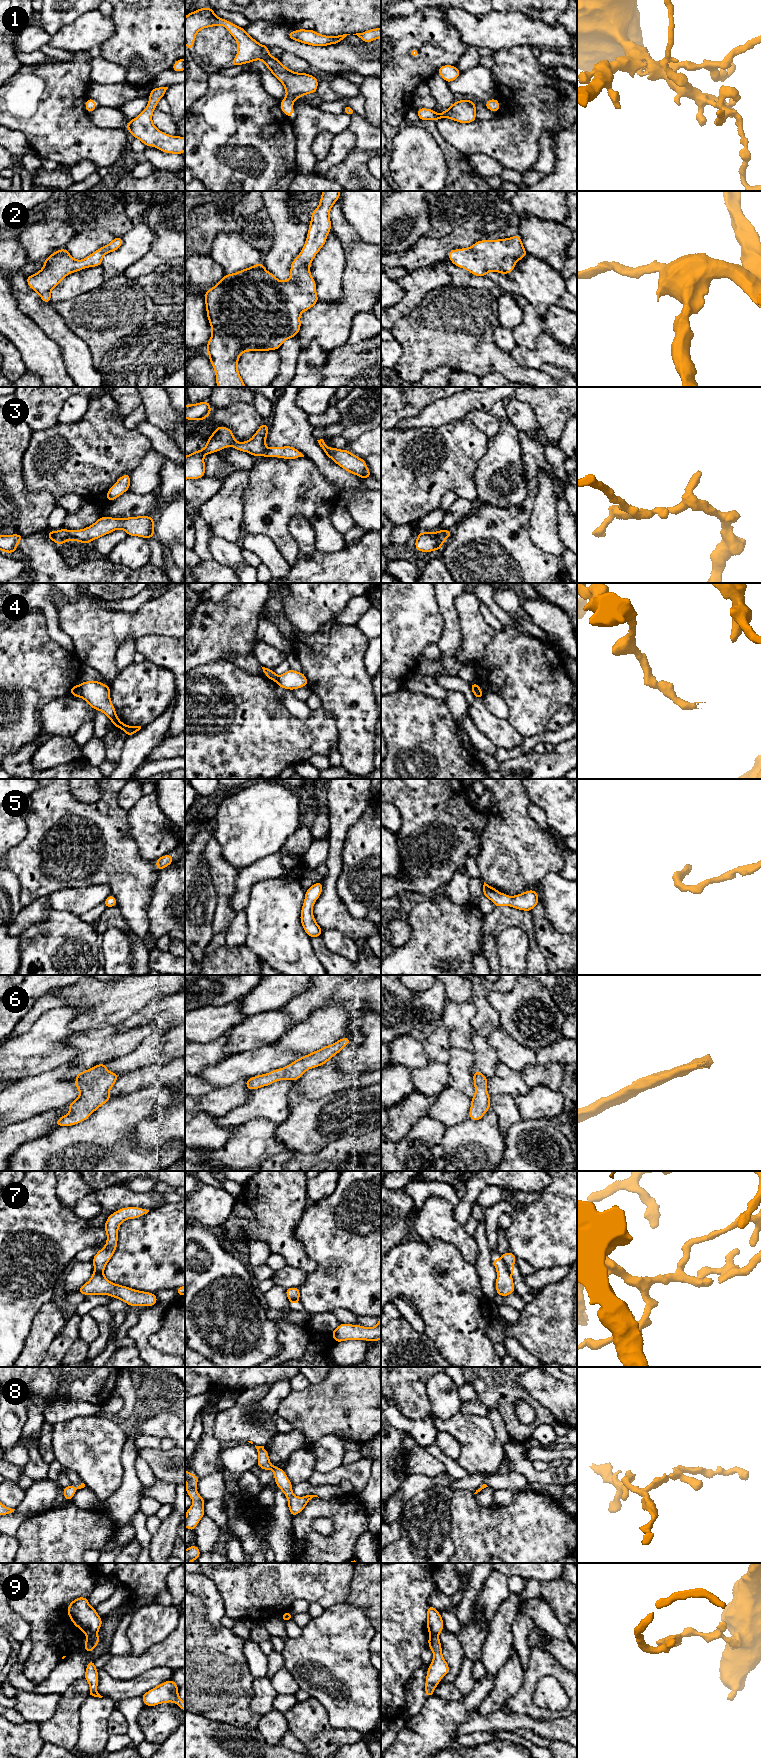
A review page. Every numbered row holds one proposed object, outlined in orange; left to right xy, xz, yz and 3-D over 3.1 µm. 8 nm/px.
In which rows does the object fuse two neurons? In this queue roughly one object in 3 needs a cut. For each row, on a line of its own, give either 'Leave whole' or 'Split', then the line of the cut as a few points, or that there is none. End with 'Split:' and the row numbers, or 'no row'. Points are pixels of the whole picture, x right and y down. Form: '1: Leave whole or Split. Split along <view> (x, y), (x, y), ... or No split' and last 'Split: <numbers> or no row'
1: Leave whole. No split
2: Leave whole. No split
3: Leave whole. No split
4: Split. Split along xy (79, 685), (81, 697)
5: Leave whole. No split
6: Leave whole. No split
7: Split. Split along yz (501, 1257), (510, 1274)
8: Leave whole. No split
9: Split. Split along xy (96, 1633), (88, 1636)
Split: 4, 7, 9

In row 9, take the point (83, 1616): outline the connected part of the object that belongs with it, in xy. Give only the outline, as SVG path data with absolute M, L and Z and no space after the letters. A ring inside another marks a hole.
M87 1597L74 1599L68 1605L67 1614L72 1623L86 1636L97 1634L102 1626L102 1617L89 1605Z

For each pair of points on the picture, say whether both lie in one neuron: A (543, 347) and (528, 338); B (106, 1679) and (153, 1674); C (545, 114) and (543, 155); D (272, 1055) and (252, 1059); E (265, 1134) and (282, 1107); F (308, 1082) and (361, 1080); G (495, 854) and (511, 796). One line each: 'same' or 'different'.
A: different
B: same
C: different
D: same
E: different
F: same
G: same

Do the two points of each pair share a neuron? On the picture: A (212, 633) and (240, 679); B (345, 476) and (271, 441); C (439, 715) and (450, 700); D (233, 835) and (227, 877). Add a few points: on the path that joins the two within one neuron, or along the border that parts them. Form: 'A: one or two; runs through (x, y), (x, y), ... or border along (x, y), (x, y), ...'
A: two; border along (225, 658), (202, 665)
B: one; runs through (327, 466), (300, 439), (289, 439)
C: two; border along (443, 700), (456, 726)
D: two; border along (218, 842), (221, 848), (221, 856), (238, 871)

